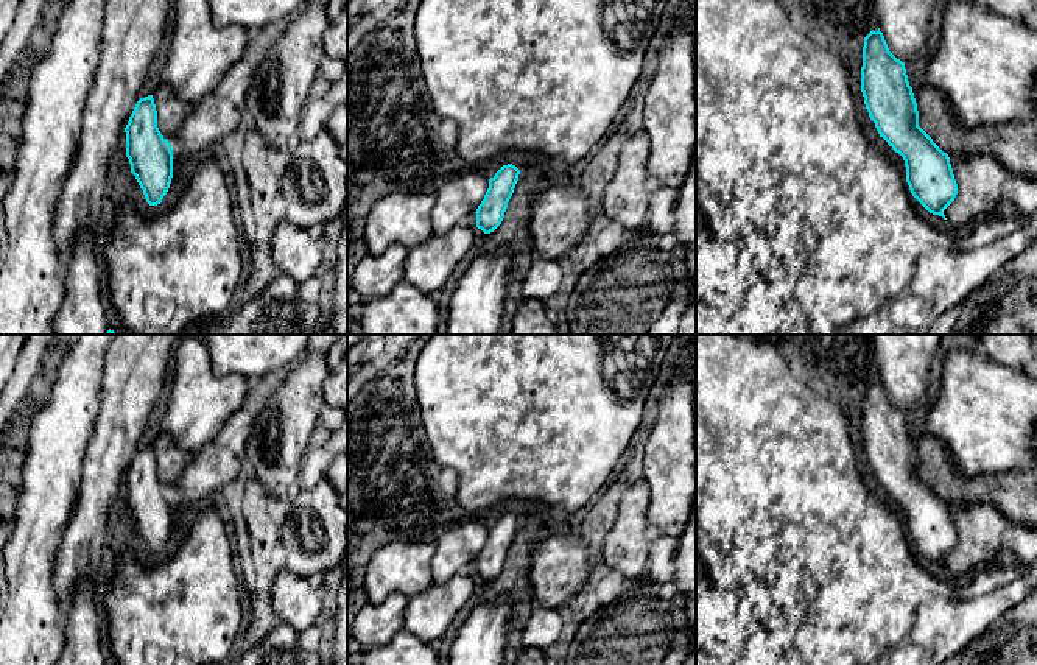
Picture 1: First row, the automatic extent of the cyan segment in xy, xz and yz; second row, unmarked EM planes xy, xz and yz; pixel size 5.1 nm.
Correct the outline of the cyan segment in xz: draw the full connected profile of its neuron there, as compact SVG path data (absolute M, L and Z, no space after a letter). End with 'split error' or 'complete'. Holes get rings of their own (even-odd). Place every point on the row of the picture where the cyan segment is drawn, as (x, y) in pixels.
M503 165L494 178L489 179L489 188L476 209L476 227L484 234L494 232L503 221L508 202L514 193L520 170L512 165Z; complete

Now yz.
M880 28L864 37L861 92L880 137L905 160L912 196L930 213L947 220L944 210L958 195L950 157L919 126L905 62L889 51Z; complete

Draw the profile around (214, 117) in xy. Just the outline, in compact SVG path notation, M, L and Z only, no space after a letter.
M296 14L268 23L251 36L244 55L227 70L218 86L196 104L179 128L173 145L173 168L235 131L246 118L246 97L254 73L268 48L280 37Z

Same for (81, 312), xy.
M98 224L75 240L65 271L65 293L53 321L54 335L107 335L100 294L101 268L93 252L97 230Z

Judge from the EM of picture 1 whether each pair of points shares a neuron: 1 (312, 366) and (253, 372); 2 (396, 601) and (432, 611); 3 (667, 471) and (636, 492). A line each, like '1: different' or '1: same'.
1: different
2: different
3: different

